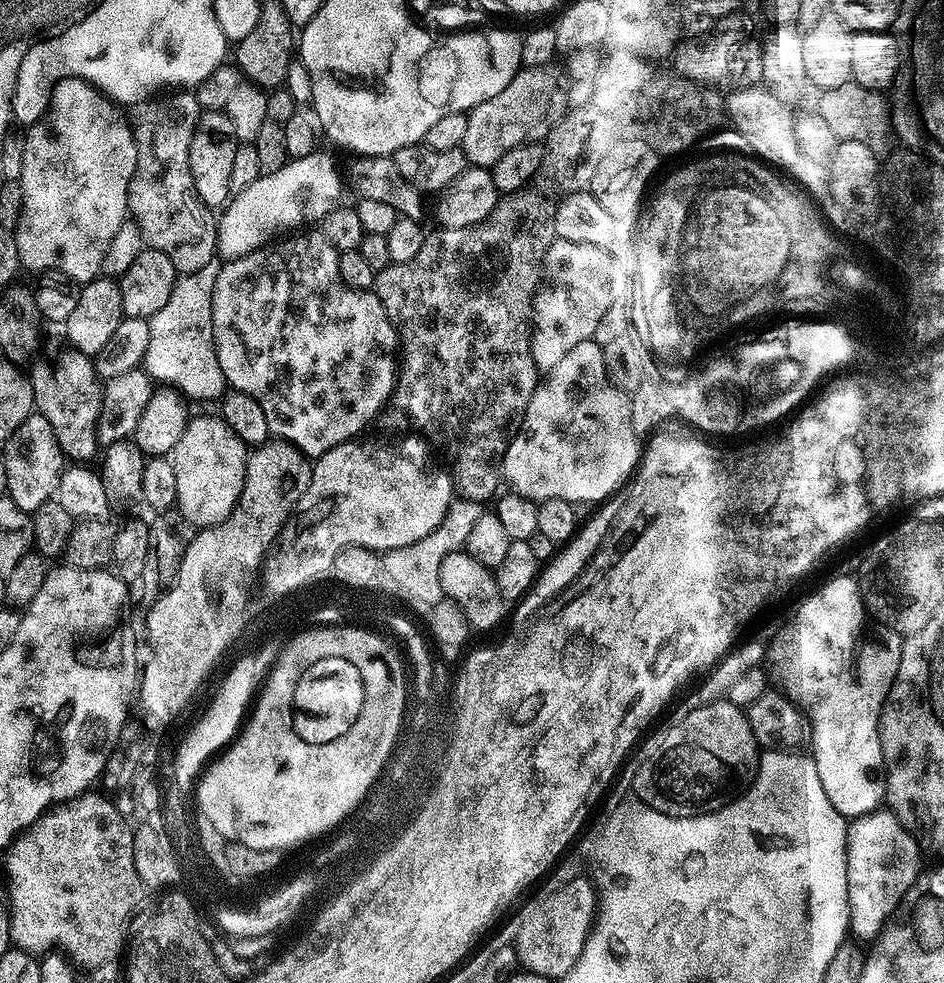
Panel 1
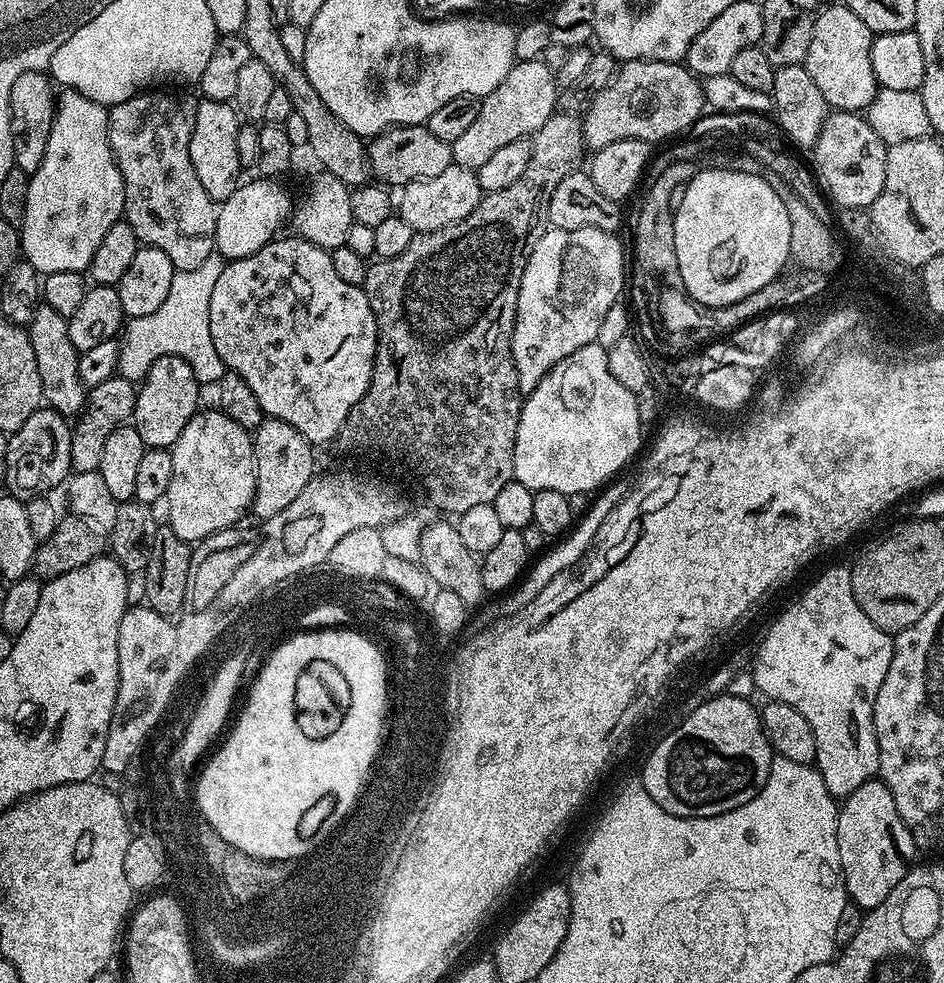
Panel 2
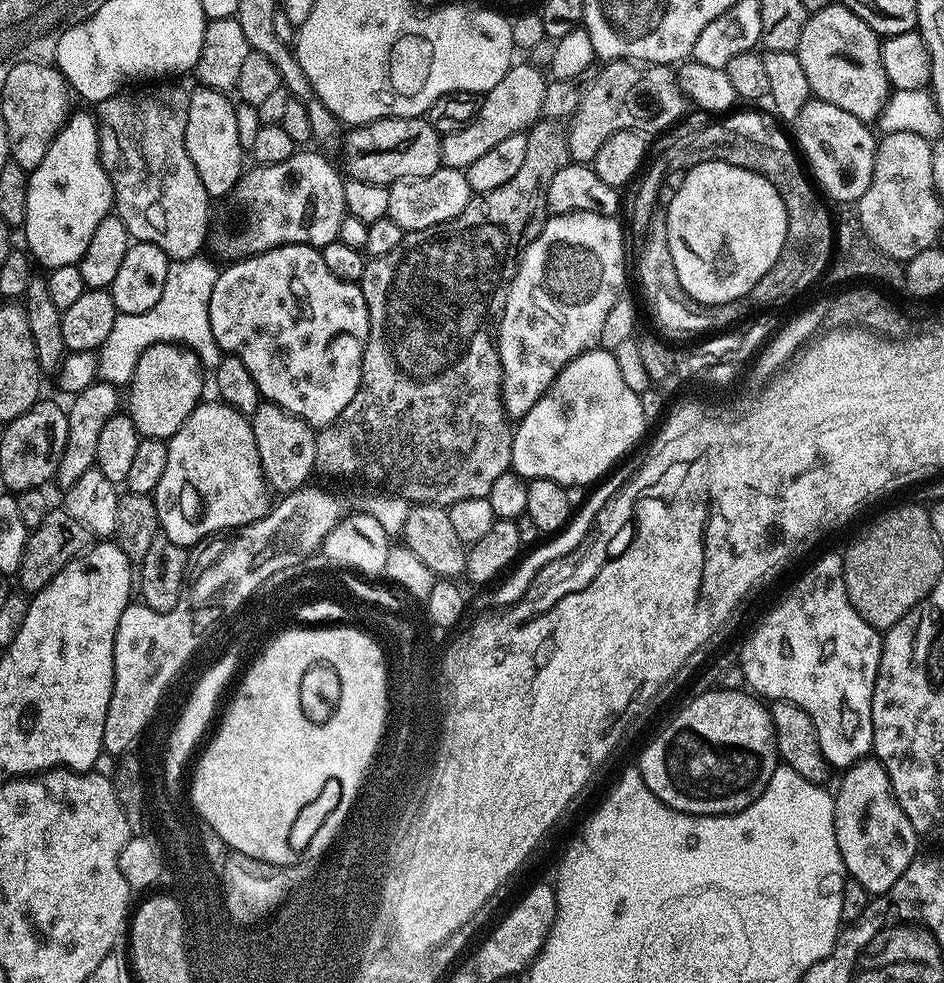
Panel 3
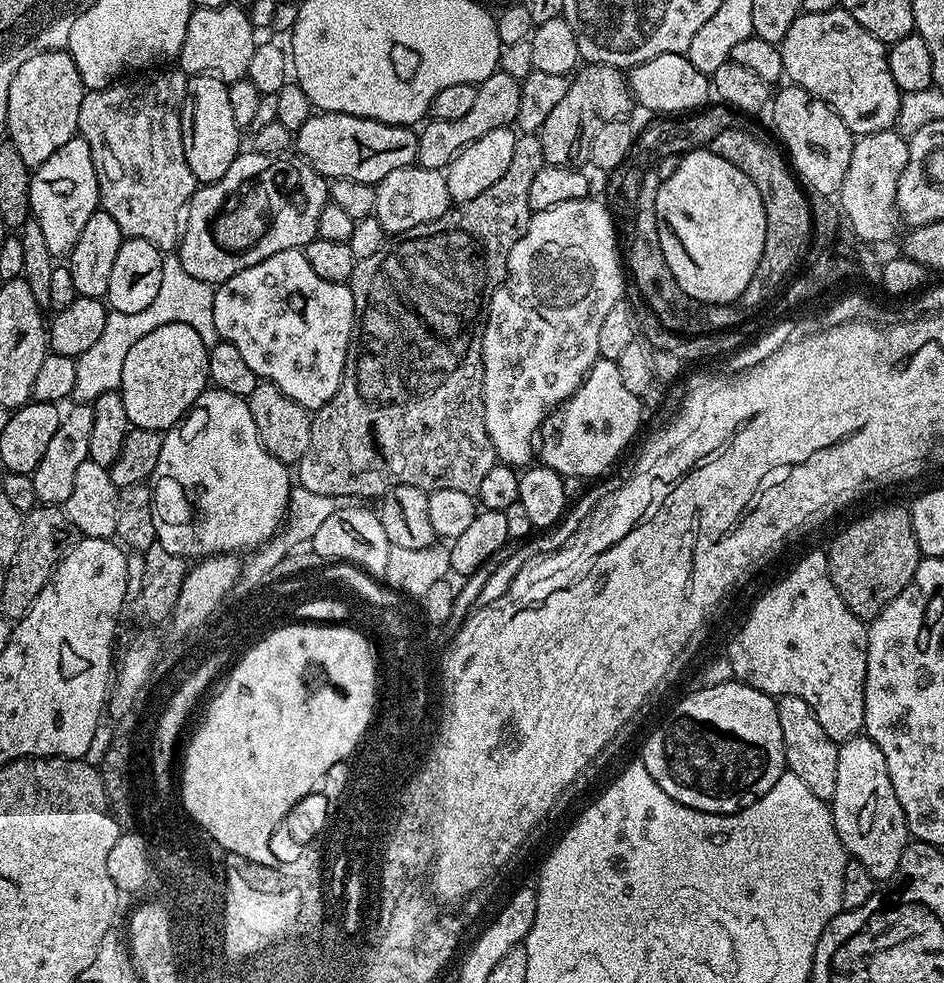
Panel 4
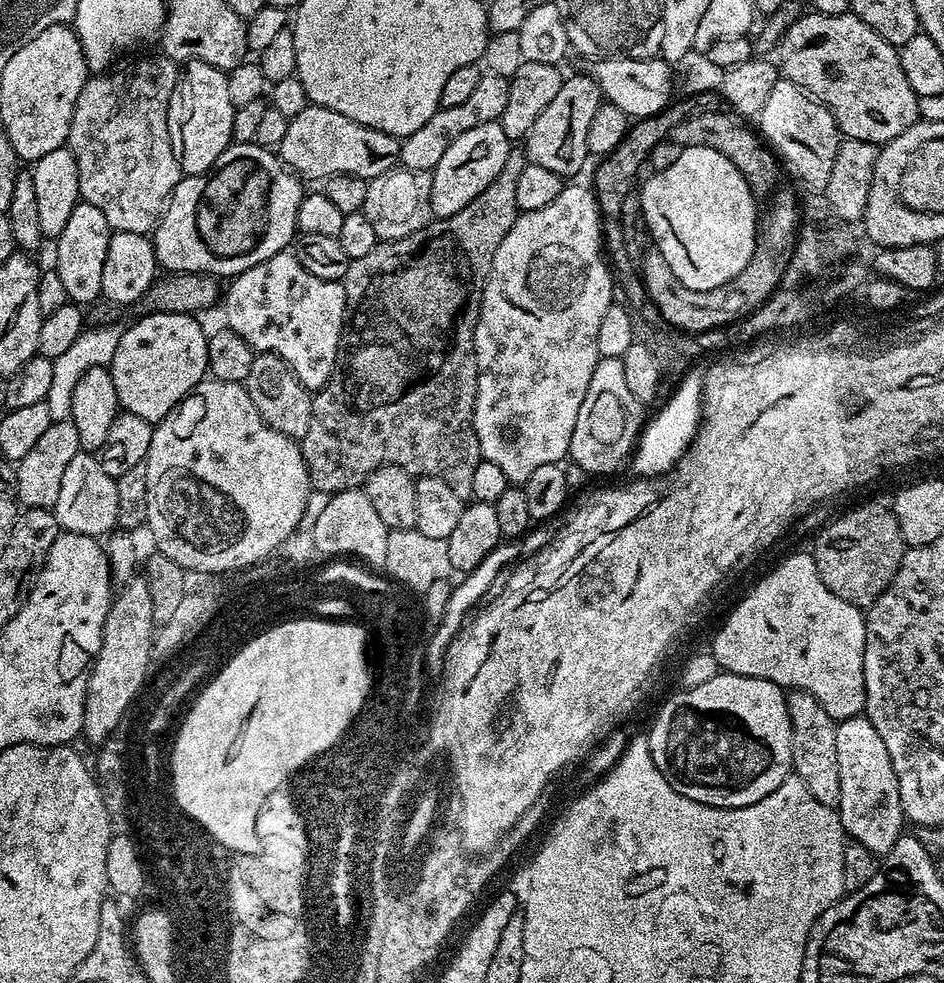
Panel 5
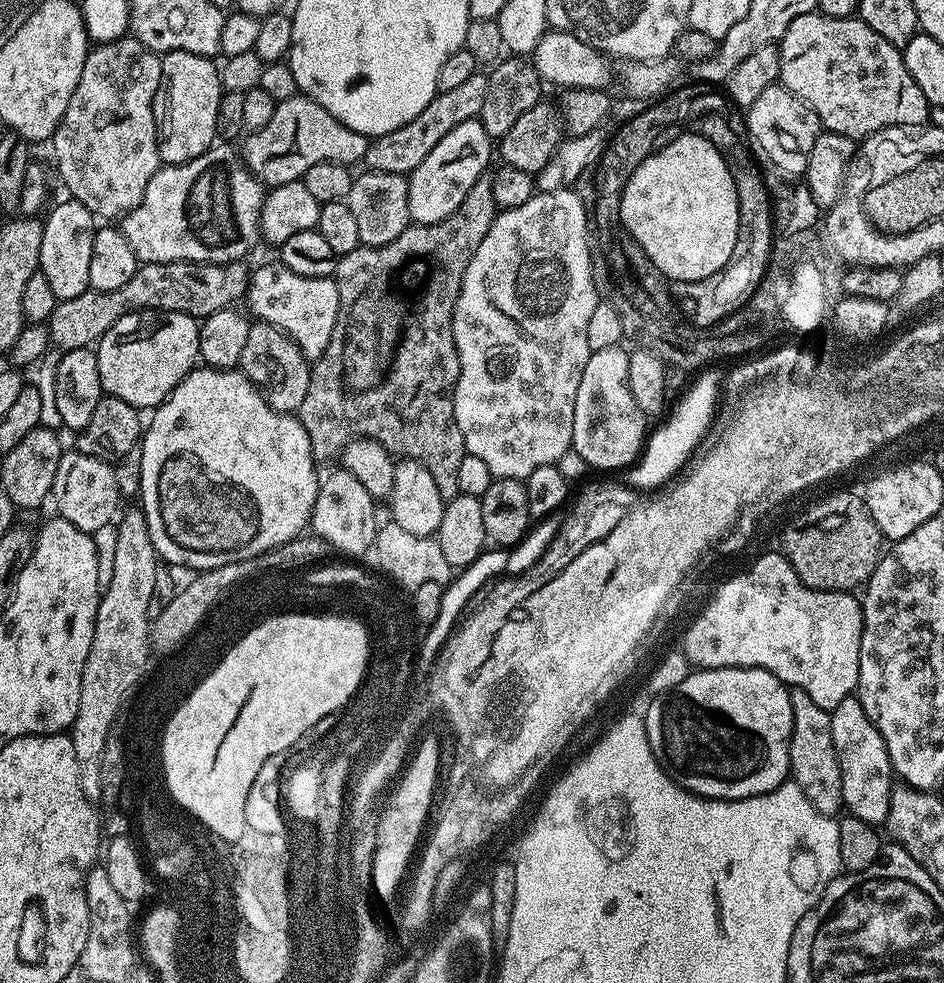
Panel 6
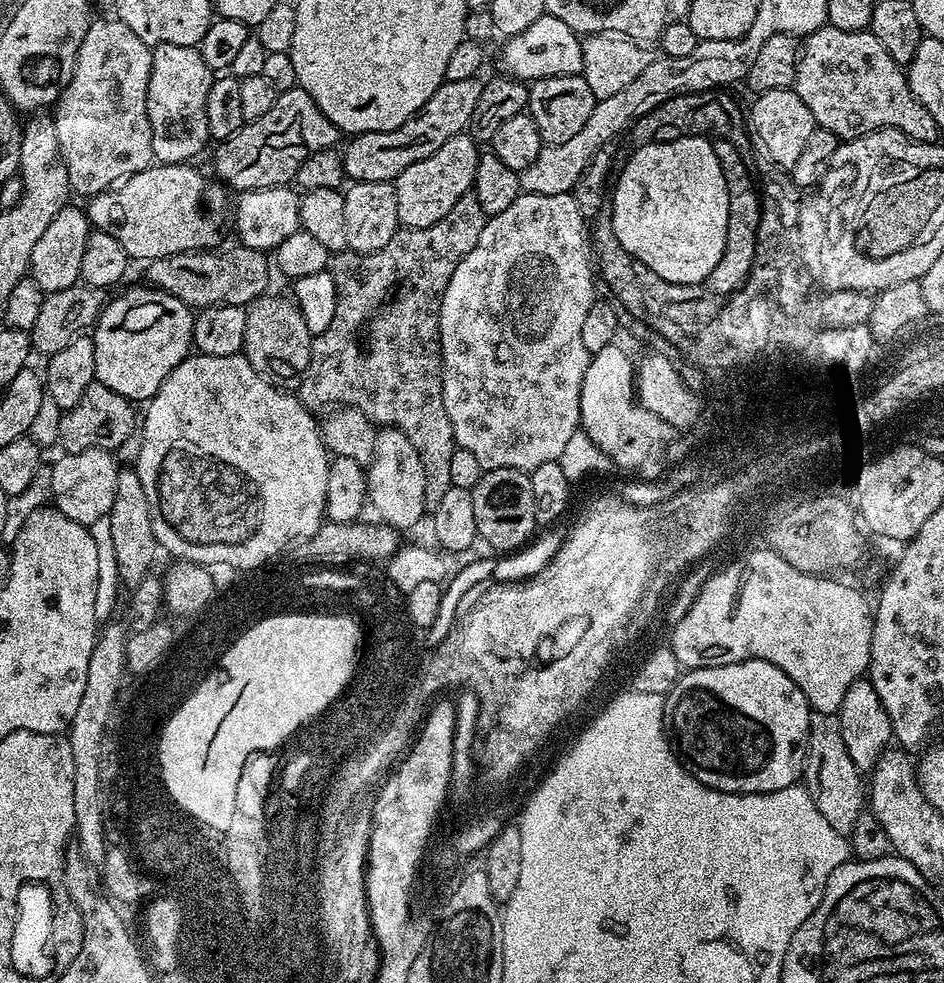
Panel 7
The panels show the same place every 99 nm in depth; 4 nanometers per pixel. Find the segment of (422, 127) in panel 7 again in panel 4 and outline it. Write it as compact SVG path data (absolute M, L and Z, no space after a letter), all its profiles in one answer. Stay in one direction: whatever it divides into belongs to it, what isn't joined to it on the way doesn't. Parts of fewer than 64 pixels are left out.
M498 70L489 80L479 85L474 98L474 110L466 114L466 118L454 118L453 121L429 119L419 129L420 145L417 161L421 168L447 169L448 163L456 157L470 142L482 138L482 134L490 134L490 130L507 128L517 119L519 114L521 81L511 77L509 73Z

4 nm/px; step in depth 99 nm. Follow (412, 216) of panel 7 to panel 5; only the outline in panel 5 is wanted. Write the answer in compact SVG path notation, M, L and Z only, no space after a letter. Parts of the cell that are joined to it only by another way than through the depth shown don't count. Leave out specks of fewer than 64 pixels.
M491 120L458 134L458 138L446 146L446 152L442 158L438 158L436 167L430 172L432 185L428 204L432 208L432 216L439 218L458 214L466 202L474 202L474 198L478 198L478 194L482 194L482 190L486 190L486 186L498 178L498 174L502 174L509 151L510 141L500 122Z

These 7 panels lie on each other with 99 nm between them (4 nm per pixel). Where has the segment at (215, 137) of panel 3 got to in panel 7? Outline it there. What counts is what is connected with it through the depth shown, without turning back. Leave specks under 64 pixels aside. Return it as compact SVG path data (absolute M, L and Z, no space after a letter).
M160 44L152 48L152 65L150 80L146 94L146 114L152 124L150 126L150 146L152 155L161 164L187 164L195 161L196 155L210 144L208 127L206 126L206 94L210 94L210 86L214 79L212 69L202 62L199 47L190 45Z

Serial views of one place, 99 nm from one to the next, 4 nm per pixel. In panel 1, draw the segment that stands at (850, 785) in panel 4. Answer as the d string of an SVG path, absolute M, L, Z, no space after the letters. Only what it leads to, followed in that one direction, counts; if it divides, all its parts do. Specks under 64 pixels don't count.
M890 810L867 812L849 823L846 846L848 927L857 941L875 940L885 924L896 916L896 908L902 902L906 890L914 886L916 877L922 871L920 856L920 845Z

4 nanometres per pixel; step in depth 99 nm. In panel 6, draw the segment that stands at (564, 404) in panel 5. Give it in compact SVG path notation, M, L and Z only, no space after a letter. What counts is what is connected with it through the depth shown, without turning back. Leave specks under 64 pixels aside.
M566 187L553 192L537 191L526 202L522 202L522 206L497 211L496 220L490 226L486 238L482 240L482 246L478 246L478 250L474 252L474 258L470 260L470 266L466 268L458 294L458 302L454 306L452 333L460 362L458 382L452 395L454 418L458 430L462 430L465 453L474 458L482 458L482 462L486 462L486 466L490 466L493 477L502 480L527 481L528 476L534 474L534 470L538 470L538 466L556 464L562 458L562 454L566 454L572 446L574 402L578 398L578 386L582 386L582 370L586 370L586 362L593 353L590 350L588 331L598 303L594 277L591 274L594 253L592 253L591 246L588 245L590 212L587 207L584 209L583 198L572 191L576 190Z

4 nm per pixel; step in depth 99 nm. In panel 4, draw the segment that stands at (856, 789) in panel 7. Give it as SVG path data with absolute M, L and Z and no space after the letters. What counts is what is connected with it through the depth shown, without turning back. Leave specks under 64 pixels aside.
M782 696L776 700L778 723L782 726L784 739L784 762L787 771L802 778L803 784L810 789L814 798L828 802L834 794L834 786L838 783L838 744L831 740L822 730L814 710L802 698Z

